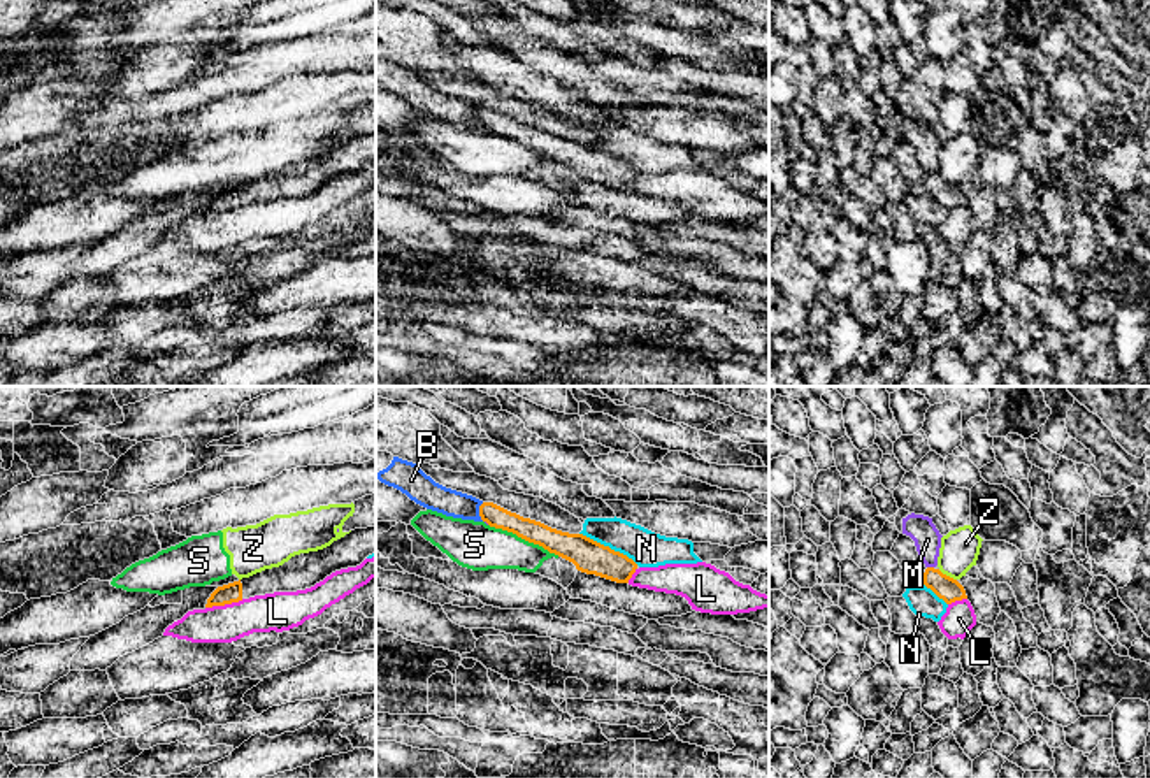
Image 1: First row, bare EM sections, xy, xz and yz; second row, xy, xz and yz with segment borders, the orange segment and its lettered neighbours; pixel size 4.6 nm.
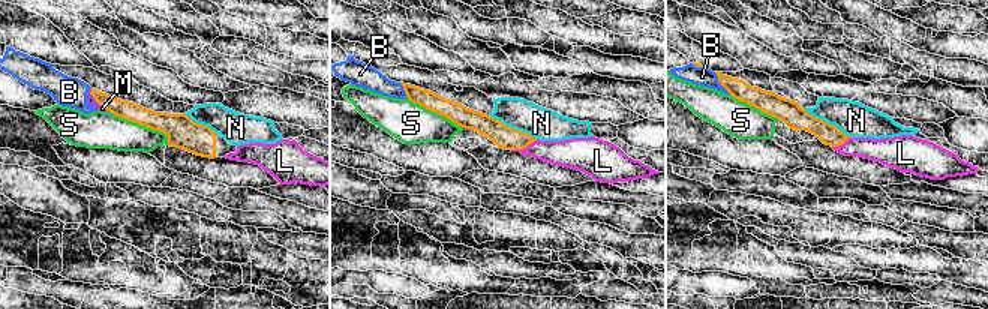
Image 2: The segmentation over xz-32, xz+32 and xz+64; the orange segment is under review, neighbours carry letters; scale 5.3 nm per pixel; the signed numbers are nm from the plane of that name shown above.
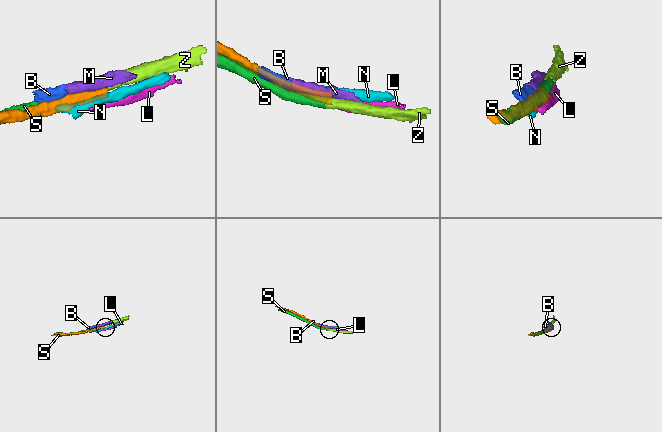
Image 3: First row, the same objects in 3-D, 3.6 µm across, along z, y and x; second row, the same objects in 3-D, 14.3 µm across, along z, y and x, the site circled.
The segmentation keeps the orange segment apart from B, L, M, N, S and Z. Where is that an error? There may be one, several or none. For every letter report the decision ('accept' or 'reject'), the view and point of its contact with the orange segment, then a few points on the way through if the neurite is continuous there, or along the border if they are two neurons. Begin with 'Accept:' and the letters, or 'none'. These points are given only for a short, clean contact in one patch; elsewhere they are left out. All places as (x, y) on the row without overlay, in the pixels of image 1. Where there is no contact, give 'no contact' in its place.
Accept: none
B: reject; contact xz (480, 118); border xz (483, 109), (480, 113), (481, 127)
L: reject; contact xy (223, 211); border xy (243, 206), (206, 215)
M: reject; contact yz (931, 174)
N: reject; contact xz (608, 153)
S: reject; contact xz (524, 144)
Z: reject; contact yz (945, 181); border yz (938, 176), (955, 187)

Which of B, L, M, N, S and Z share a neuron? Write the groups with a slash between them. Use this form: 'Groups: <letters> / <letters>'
Groups: B M / L / N / S Z

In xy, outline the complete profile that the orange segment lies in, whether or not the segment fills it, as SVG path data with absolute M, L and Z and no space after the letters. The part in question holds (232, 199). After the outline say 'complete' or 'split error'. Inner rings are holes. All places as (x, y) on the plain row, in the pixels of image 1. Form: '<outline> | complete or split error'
M376 133L355 135L323 156L295 162L279 174L218 193L205 214L274 198L305 197L335 177L360 172L372 160L376 160Z | split error

